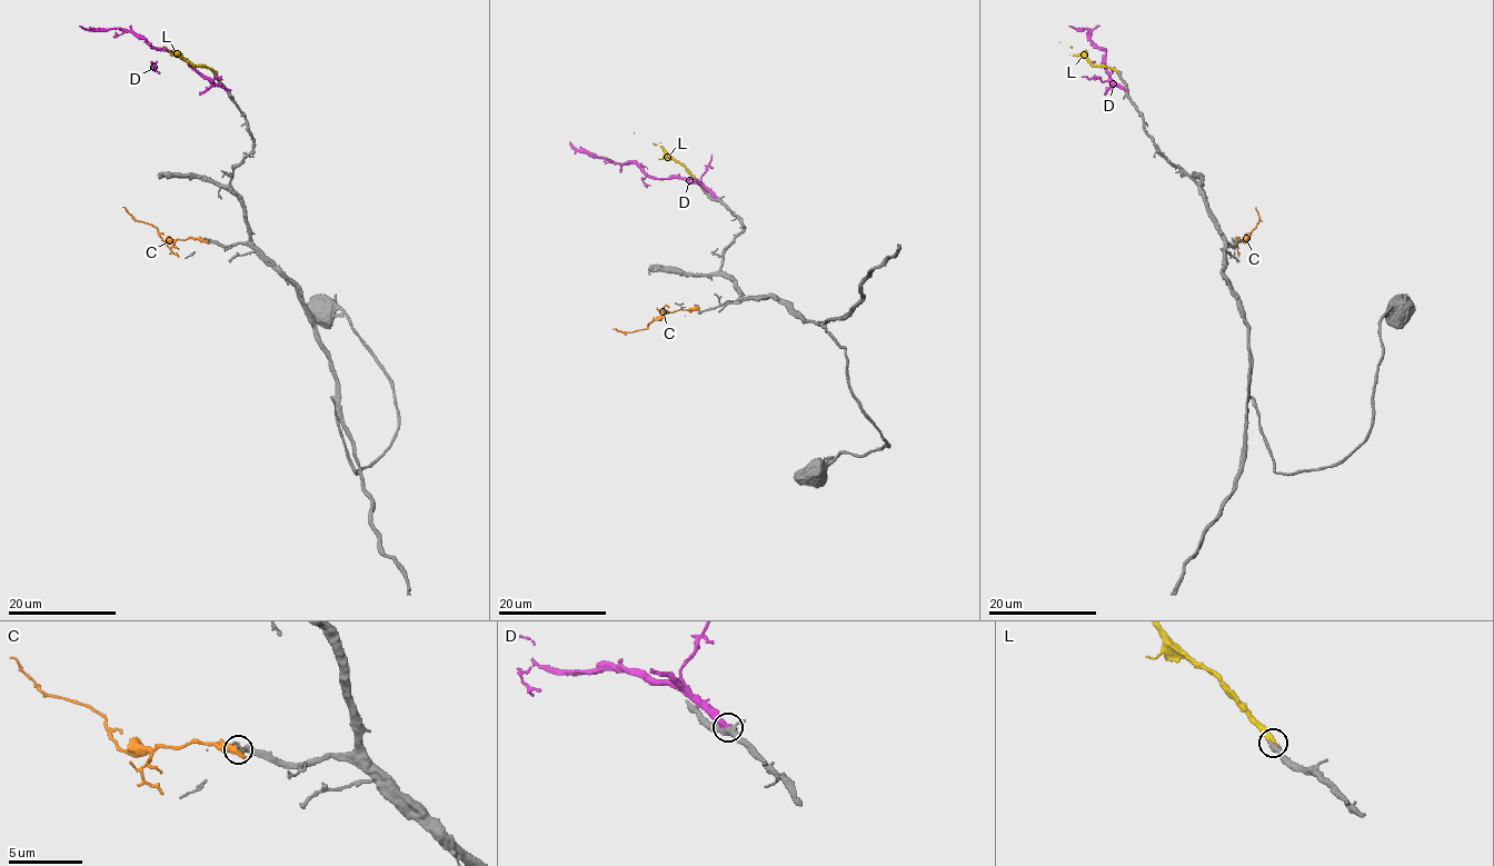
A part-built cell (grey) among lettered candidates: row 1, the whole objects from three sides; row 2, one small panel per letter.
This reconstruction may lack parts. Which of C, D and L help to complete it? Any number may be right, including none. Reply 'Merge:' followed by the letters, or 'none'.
Merge: L

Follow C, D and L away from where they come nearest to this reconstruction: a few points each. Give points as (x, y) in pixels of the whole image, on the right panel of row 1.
C: (1236, 240), (1246, 240), (1257, 225), (1256, 207)
D: (1125, 90), (1111, 78), (1105, 51), (1091, 39), (1091, 32), (1069, 26)
L: (1117, 71), (1093, 66), (1059, 41)

